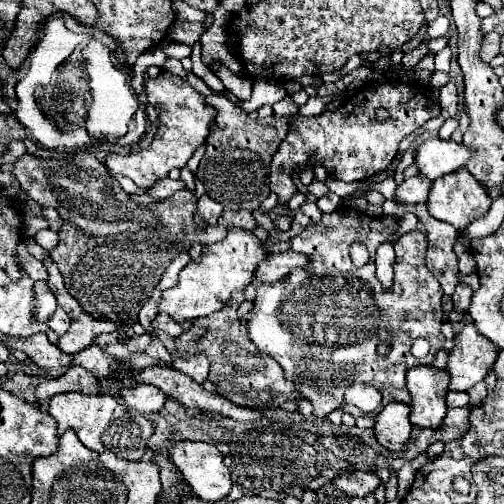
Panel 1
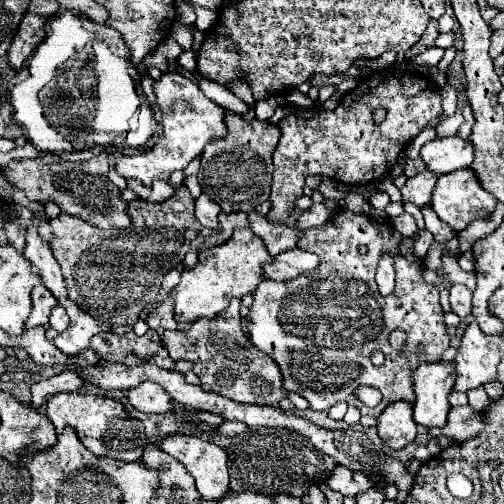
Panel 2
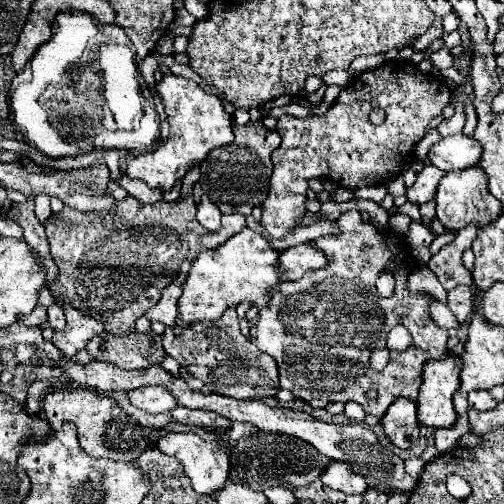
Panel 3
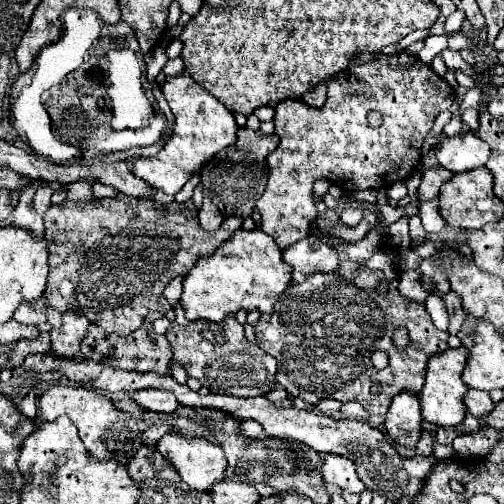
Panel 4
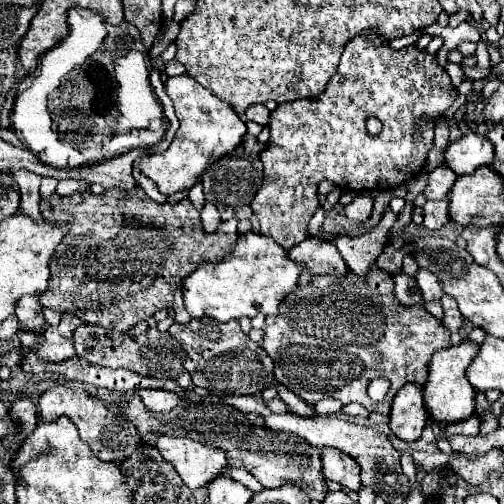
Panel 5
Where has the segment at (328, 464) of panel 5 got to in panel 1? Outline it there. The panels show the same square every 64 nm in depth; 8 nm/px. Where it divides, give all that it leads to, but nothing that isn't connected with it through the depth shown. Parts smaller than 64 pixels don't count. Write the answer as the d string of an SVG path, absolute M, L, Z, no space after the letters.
M356 470L356 472L340 472L332 480L332 484L336 490L354 498L354 496L368 496L370 492L374 492L380 484L380 478L378 474Z

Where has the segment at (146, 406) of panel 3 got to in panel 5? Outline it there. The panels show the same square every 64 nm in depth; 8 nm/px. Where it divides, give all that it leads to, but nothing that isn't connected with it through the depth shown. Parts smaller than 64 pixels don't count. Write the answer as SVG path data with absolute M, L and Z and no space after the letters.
M140 390L138 392L146 408L156 412L170 412L174 406L180 404L180 396L168 390Z

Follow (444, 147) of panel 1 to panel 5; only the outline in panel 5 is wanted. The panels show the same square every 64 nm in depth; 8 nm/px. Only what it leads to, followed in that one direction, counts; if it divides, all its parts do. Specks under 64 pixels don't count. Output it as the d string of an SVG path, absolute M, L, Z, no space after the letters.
M470 132L446 148L444 160L456 174L468 174L480 166L492 166L494 144L486 136Z

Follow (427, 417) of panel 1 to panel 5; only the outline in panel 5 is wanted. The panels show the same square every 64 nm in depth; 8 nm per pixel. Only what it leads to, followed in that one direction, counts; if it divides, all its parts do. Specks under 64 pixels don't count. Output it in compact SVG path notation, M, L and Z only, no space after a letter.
M464 340L460 346L450 346L446 350L434 352L430 360L430 370L428 370L428 382L424 384L424 404L428 414L434 420L442 422L458 422L466 420L474 414L476 408L476 388L466 378L466 370L472 364L472 360L478 354L480 344L472 340Z

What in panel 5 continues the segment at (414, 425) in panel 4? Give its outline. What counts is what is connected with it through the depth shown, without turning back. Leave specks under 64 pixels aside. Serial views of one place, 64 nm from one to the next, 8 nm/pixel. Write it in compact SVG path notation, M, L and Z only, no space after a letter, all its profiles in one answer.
M408 384L404 386L390 410L390 430L406 442L412 442L422 436L422 430L426 426L428 412L424 406L424 394L418 384Z

